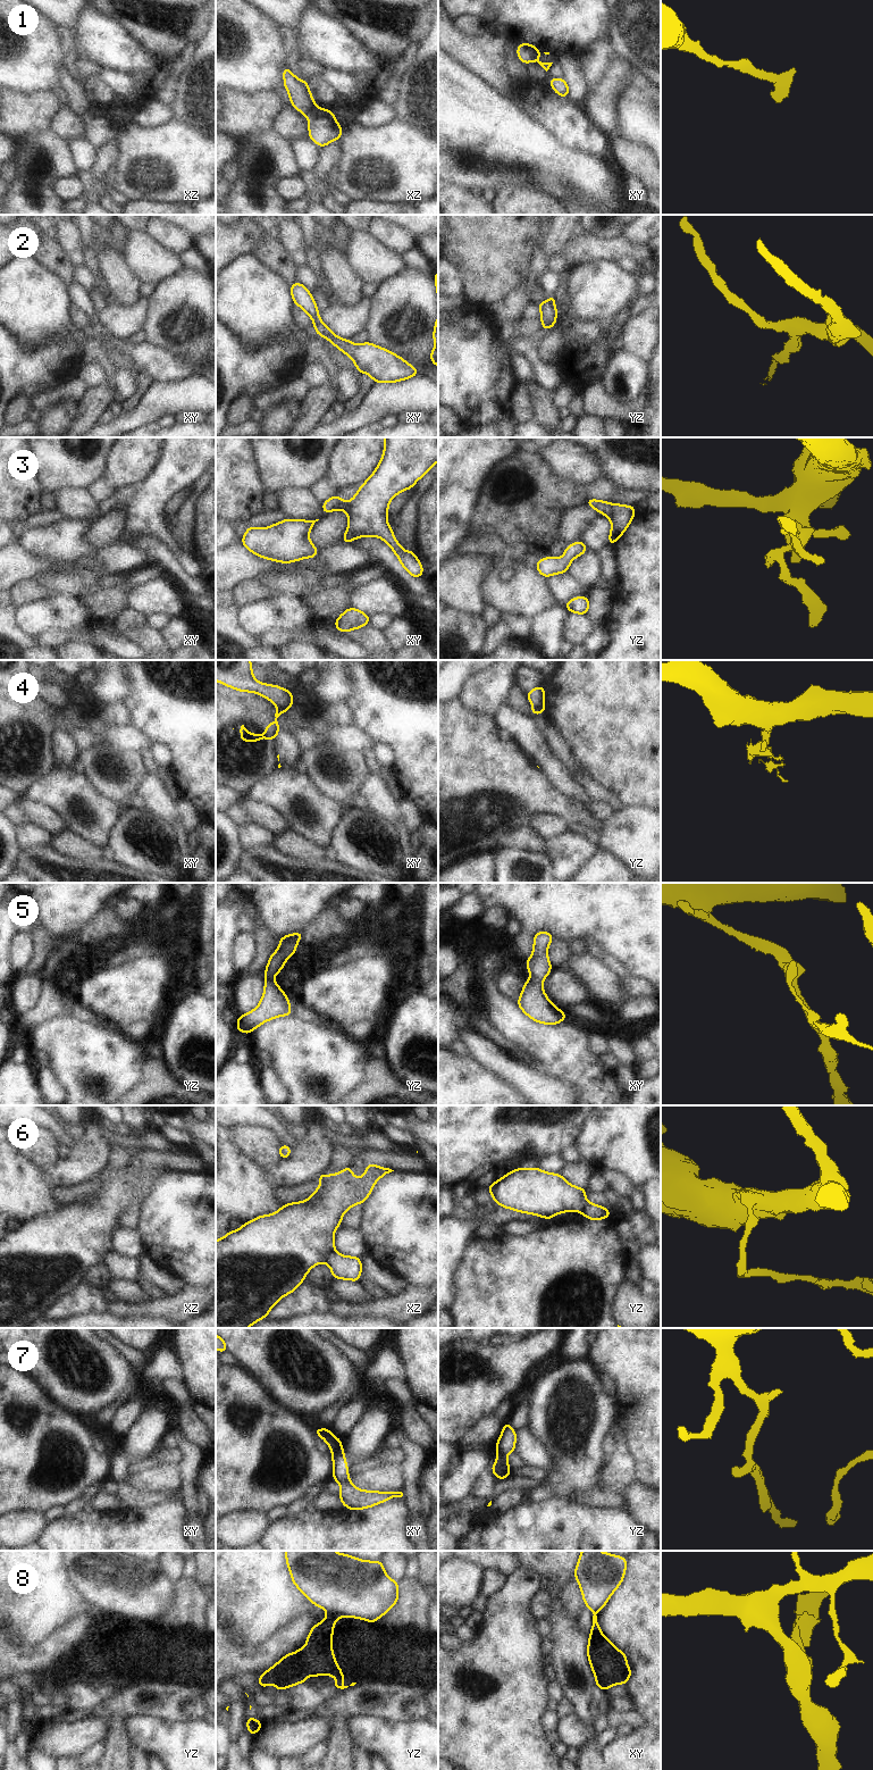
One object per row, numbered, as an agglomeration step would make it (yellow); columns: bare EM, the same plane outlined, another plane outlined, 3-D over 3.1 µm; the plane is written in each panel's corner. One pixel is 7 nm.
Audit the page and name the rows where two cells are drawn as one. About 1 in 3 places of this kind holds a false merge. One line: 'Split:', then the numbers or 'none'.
Split: 1, 4, 6, 8

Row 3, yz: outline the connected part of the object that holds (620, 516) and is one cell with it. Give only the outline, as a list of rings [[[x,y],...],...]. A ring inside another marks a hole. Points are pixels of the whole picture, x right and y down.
[[[587,499],[586,503],[611,520],[612,529],[607,542],[610,545],[614,545],[616,540],[626,532],[637,512],[633,506],[612,504],[607,501],[595,499]]]

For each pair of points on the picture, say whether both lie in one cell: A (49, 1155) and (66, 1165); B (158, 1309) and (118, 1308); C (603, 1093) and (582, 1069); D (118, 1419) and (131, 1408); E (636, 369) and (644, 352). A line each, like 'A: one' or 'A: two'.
A: two
B: one
C: one
D: one
E: two

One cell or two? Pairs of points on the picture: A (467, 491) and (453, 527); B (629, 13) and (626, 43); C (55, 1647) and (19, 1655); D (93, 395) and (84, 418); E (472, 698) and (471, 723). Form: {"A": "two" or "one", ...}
{"A": "one", "B": "one", "C": "one", "D": "one", "E": "two"}

